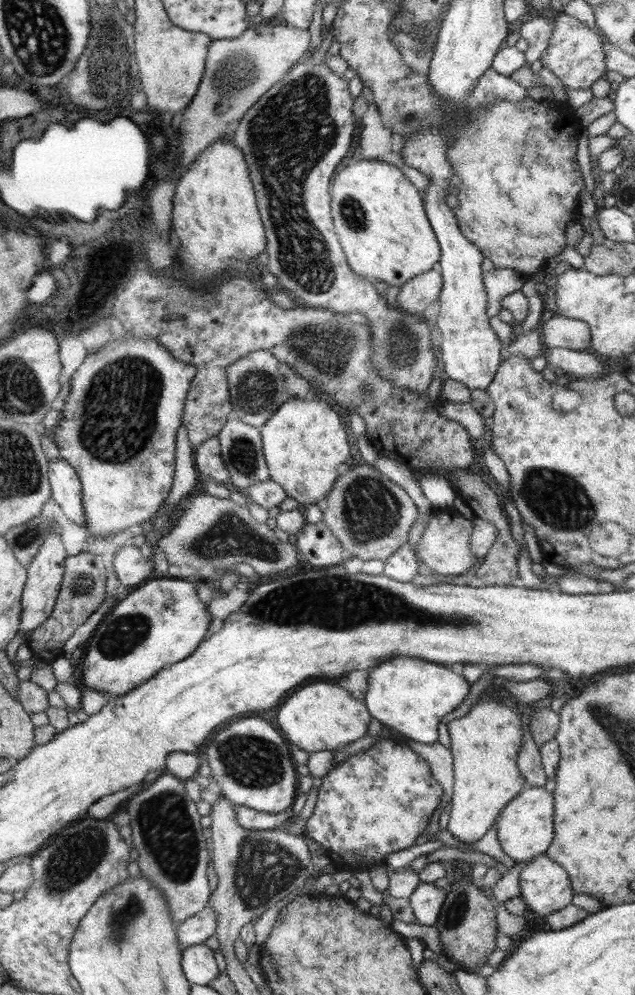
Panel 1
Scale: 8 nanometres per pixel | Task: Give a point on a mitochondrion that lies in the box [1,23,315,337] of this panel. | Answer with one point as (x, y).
(238, 72)

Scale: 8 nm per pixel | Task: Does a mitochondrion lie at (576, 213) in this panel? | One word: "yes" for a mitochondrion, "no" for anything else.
no

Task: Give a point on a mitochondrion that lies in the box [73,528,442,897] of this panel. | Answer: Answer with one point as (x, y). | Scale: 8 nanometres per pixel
(164, 820)

